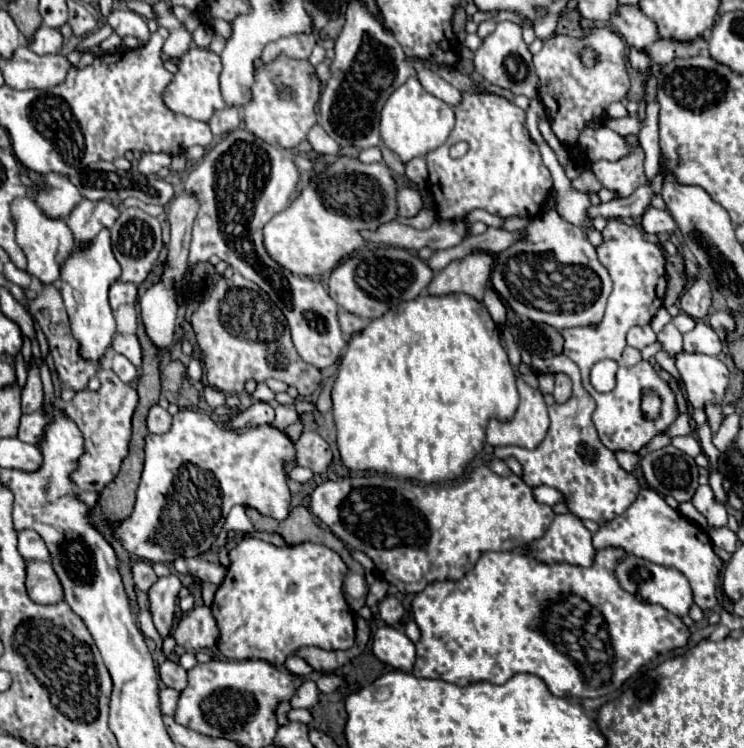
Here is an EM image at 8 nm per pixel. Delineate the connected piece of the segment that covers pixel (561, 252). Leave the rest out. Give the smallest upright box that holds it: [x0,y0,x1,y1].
[493,209,611,330]

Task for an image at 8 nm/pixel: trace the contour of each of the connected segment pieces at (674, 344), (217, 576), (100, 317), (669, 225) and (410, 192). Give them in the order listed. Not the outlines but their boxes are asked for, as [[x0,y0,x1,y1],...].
[[657,322,683,356],[173,558,225,586],[61,228,121,360],[641,206,675,234],[397,186,423,216]]

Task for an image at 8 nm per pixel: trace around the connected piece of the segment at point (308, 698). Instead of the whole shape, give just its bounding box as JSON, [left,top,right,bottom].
[291,680,319,708]

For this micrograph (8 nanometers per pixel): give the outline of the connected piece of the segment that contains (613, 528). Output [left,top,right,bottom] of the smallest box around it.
[593,488,723,610]

